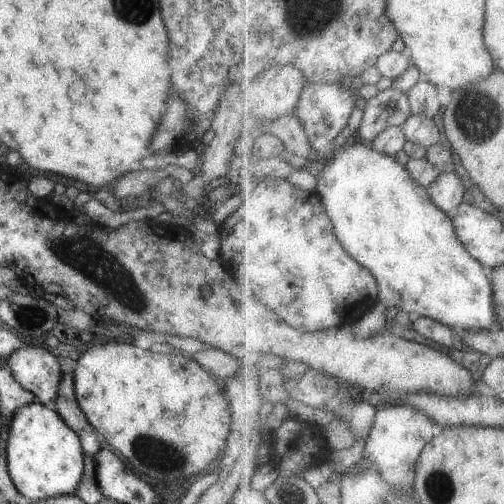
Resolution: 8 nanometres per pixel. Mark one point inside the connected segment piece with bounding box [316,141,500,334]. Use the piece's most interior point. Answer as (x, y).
(390, 222)

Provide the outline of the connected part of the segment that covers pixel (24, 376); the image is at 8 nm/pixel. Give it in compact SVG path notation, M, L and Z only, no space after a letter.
M26 341L26 345L17 348L5 361L13 379L30 391L35 400L46 406L54 405L63 372L60 361L48 349Z

